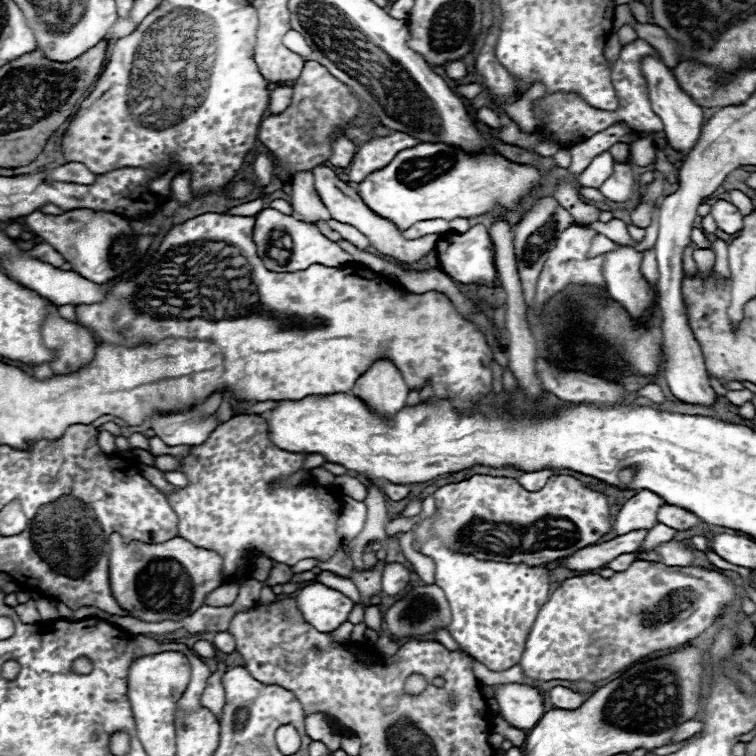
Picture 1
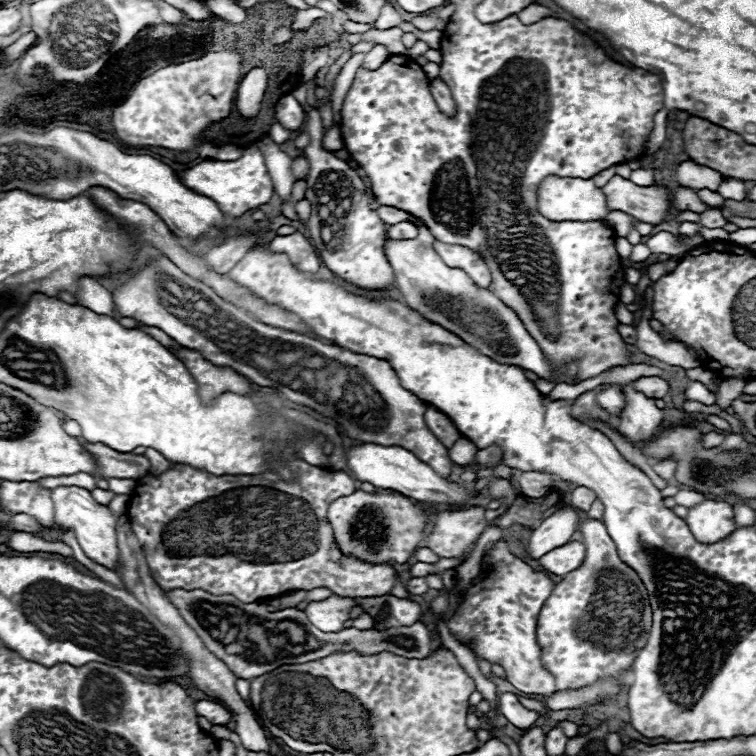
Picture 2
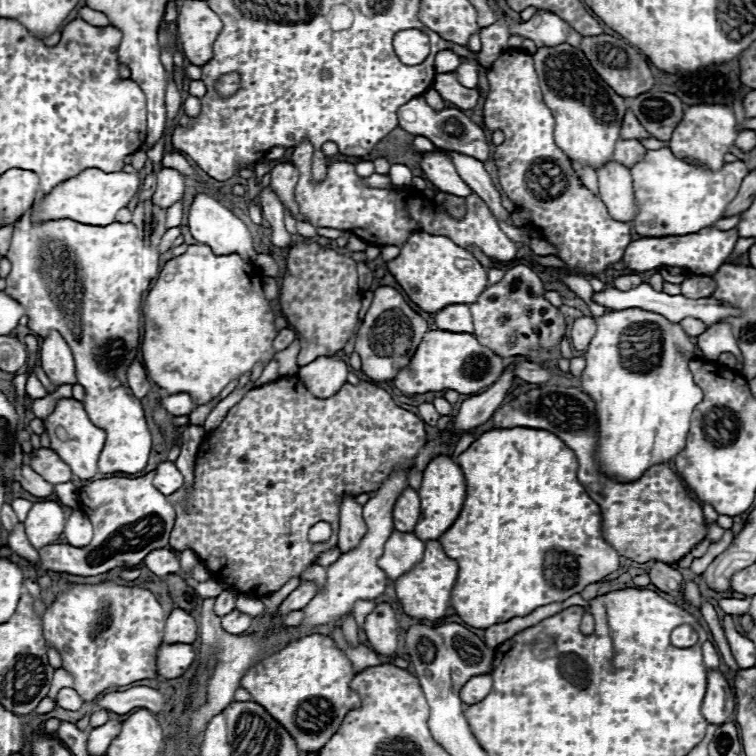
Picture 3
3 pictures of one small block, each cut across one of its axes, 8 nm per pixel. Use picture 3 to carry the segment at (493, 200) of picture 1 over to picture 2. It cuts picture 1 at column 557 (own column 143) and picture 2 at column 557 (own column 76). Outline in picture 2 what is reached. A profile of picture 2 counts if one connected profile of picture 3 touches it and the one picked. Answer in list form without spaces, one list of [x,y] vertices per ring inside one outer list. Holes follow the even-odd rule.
[[[548,176],[538,186],[538,210],[544,214],[544,218],[552,222],[562,220],[606,220],[606,198],[600,188],[594,186],[592,180],[584,178],[562,178],[562,176]]]

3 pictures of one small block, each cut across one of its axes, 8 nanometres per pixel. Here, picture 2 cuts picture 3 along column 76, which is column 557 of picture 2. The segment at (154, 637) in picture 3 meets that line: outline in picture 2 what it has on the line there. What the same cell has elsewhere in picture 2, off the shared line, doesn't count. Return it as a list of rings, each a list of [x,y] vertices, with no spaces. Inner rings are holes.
[[[584,518],[580,532],[584,534],[586,560],[556,584],[536,624],[542,662],[556,680],[556,692],[590,686],[606,678],[618,678],[620,688],[626,686],[628,670],[636,654],[646,646],[652,628],[648,592],[638,574],[618,558],[616,544],[608,536],[604,522]]]

